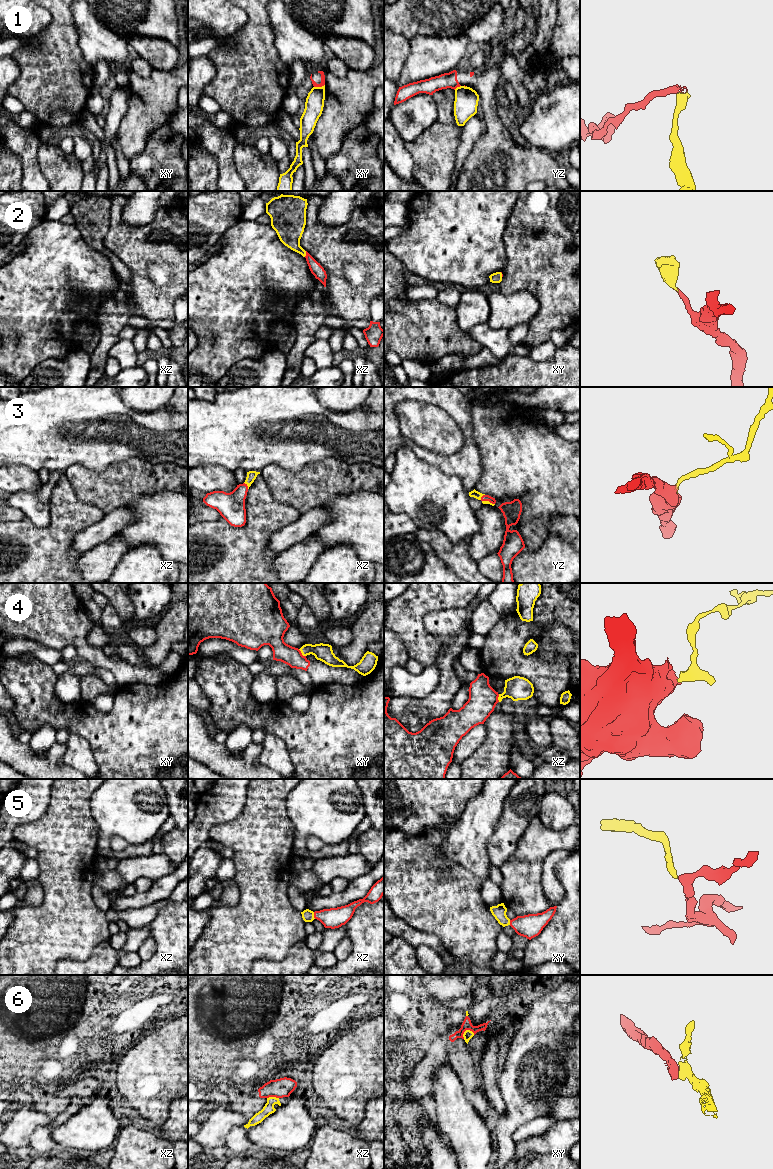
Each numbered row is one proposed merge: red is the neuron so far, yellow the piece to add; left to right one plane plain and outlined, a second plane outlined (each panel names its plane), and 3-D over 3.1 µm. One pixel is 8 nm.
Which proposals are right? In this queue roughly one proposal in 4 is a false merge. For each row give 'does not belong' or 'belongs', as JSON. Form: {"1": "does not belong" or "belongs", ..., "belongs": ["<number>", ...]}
{"1": "does not belong", "2": "belongs", "3": "belongs", "4": "does not belong", "5": "belongs", "6": "does not belong", "belongs": ["2", "3", "5"]}

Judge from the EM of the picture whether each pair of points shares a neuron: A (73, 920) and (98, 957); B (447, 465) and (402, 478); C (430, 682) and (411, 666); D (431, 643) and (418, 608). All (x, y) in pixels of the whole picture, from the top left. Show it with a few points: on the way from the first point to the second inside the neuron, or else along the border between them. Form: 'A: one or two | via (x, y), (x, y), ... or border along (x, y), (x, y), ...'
A: two | border along (108, 939), (100, 942), (84, 960), (71, 958)
B: two | border along (417, 456), (448, 474), (455, 474), (459, 478)
C: two | border along (405, 667), (414, 674), (419, 674), (426, 667)
D: one | via (422, 634), (418, 630), (418, 617)

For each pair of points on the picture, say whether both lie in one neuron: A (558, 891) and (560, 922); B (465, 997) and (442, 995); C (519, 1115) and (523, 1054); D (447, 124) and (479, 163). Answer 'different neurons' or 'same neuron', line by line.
A: different neurons
B: same neuron
C: same neuron
D: different neurons

